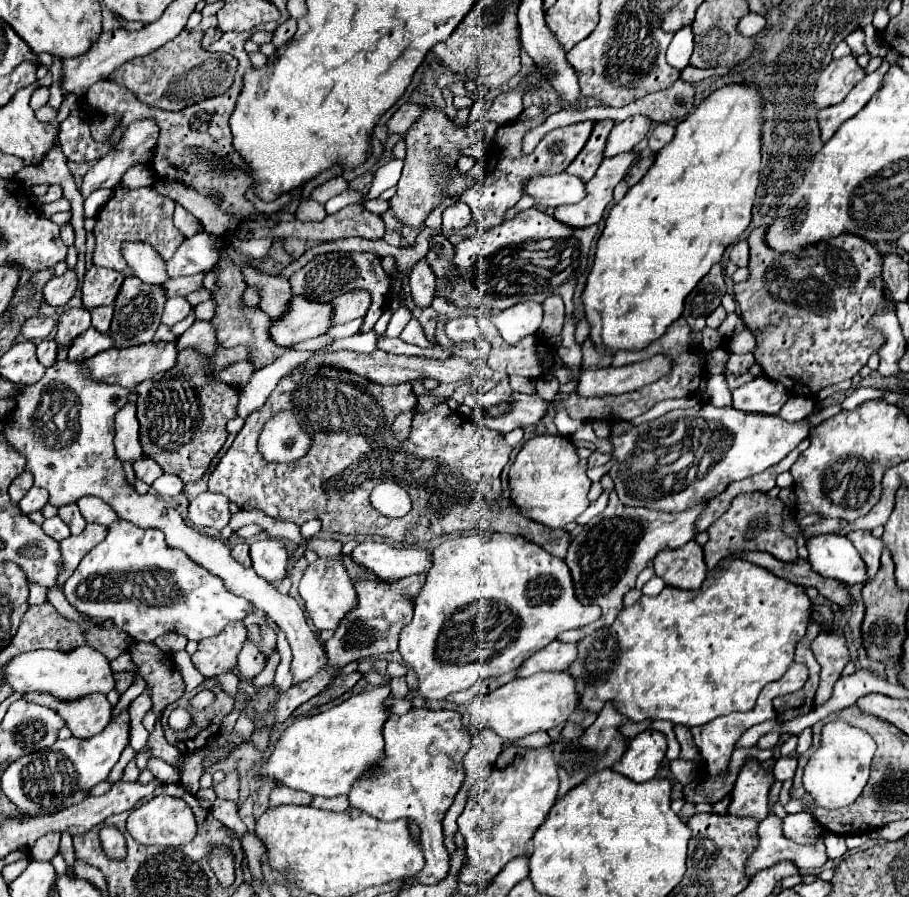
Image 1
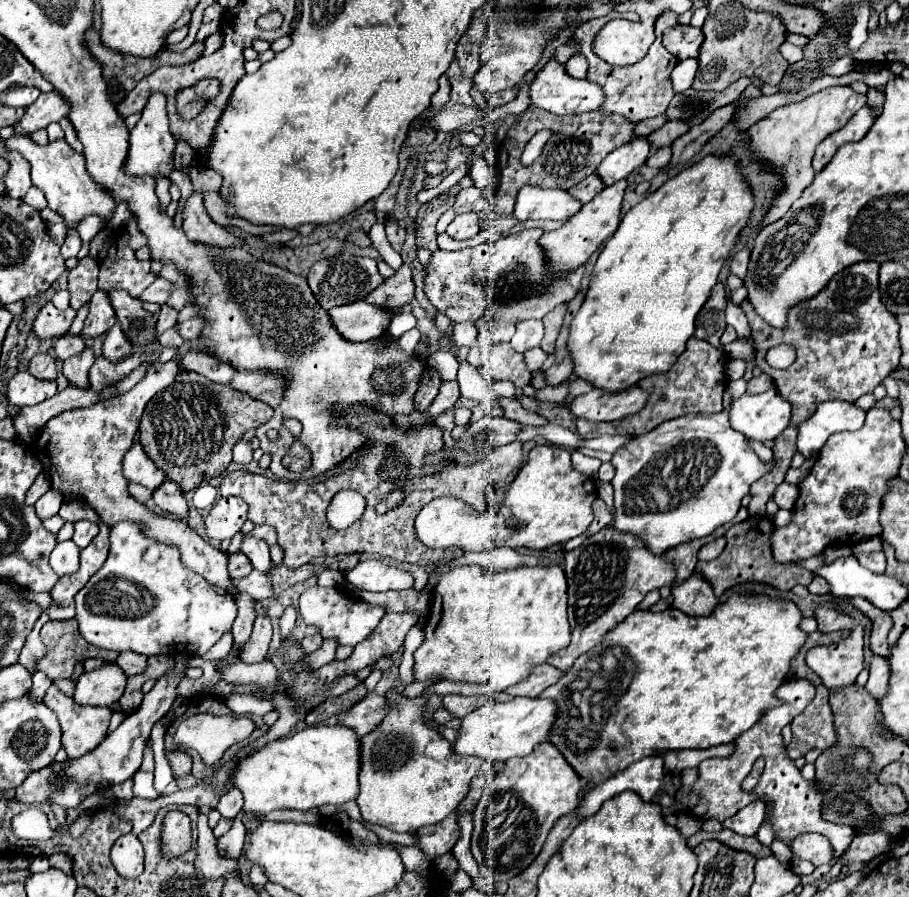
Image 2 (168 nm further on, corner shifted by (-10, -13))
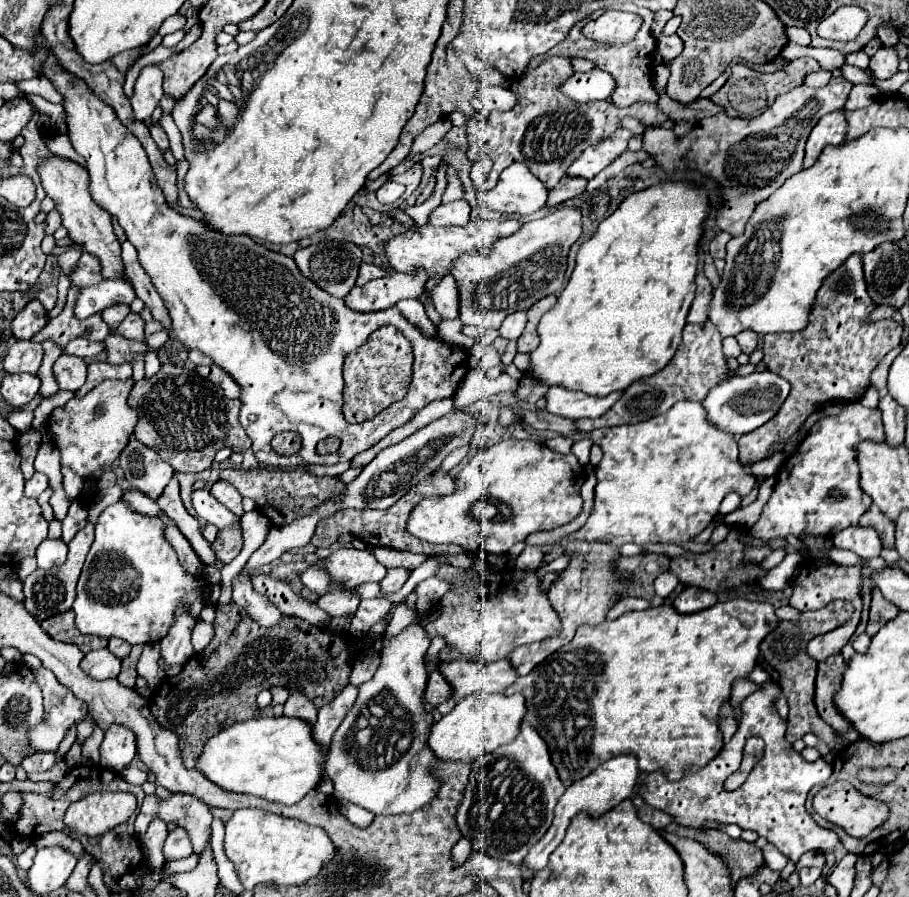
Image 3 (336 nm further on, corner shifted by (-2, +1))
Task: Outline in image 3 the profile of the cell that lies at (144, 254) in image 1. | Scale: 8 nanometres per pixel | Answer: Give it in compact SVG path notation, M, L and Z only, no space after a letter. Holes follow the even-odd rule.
M117 304L106 308L102 312L102 318L105 323L114 330L120 323L125 319L125 317L131 312L130 306L127 304Z

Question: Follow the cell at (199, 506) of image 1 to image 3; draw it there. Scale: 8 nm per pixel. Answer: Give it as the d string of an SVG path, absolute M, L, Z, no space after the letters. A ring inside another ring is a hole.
M216 481L210 489L210 493L228 509L232 509L236 515L244 515L244 507L242 507L242 495L236 491L236 487L228 481Z

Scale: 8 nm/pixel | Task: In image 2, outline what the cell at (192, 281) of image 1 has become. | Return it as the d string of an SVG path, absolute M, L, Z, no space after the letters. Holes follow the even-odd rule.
M162 305L160 313L158 313L158 319L156 319L156 337L162 335L166 329L174 327L176 325L176 317L178 317L176 309L170 309L168 305Z

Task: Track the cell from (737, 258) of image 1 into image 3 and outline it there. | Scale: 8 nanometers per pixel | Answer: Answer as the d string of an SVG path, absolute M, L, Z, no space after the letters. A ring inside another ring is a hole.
M720 233L714 237L714 241L710 243L710 255L714 259L724 259L726 257L726 243L732 239L730 233Z

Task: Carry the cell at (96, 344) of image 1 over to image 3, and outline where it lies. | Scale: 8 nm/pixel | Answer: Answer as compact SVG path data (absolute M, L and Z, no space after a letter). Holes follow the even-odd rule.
M90 361L88 363L88 379L86 383L76 391L76 397L86 395L92 387L102 383L104 379L128 379L132 377L132 365L112 365L106 361Z

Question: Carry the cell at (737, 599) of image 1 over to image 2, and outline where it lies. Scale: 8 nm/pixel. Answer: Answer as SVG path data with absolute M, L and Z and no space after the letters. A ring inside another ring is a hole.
M740 593L730 595L730 599L726 603L718 605L716 611L704 619L692 619L690 615L686 617L682 611L676 611L676 609L666 609L662 613L636 609L624 623L620 623L618 627L608 631L606 637L602 639L602 643L592 647L586 655L580 655L574 661L574 665L556 683L552 683L552 687L546 687L538 695L538 697L552 699L558 707L556 719L548 733L548 743L552 743L564 755L568 765L588 785L598 785L598 783L610 779L616 771L626 769L630 763L634 763L642 757L662 755L666 751L680 751L680 749L708 749L714 745L728 745L736 739L736 735L742 735L744 731L748 731L760 719L764 709L776 707L776 703L780 703L776 699L774 691L776 691L776 687L780 687L784 683L784 677L788 673L788 663L792 661L792 657L796 657L796 651L802 647L804 639L808 637L800 629L800 621L802 621L802 613L798 611L798 607L792 601L772 601L770 597L764 597L764 595L740 595ZM622 709L626 709L624 721L618 721L616 715L620 715Z

